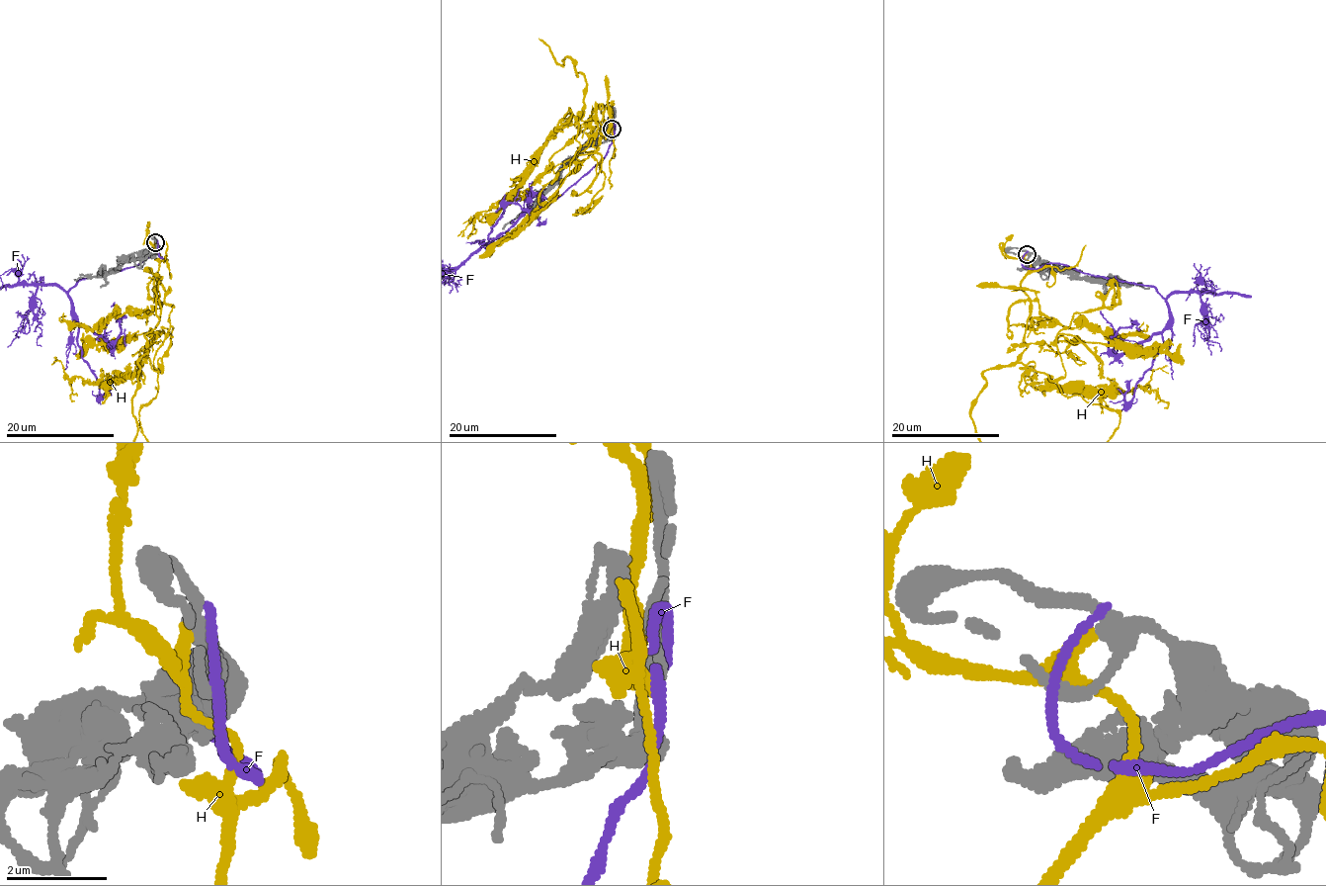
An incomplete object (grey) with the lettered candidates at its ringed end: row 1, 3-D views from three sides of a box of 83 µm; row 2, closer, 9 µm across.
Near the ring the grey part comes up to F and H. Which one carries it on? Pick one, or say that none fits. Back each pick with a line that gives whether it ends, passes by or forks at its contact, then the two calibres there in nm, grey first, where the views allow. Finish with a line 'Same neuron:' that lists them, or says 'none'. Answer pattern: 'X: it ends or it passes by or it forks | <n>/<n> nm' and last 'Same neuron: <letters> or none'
H: it passes by | 280/190 nm
Same neuron: H

